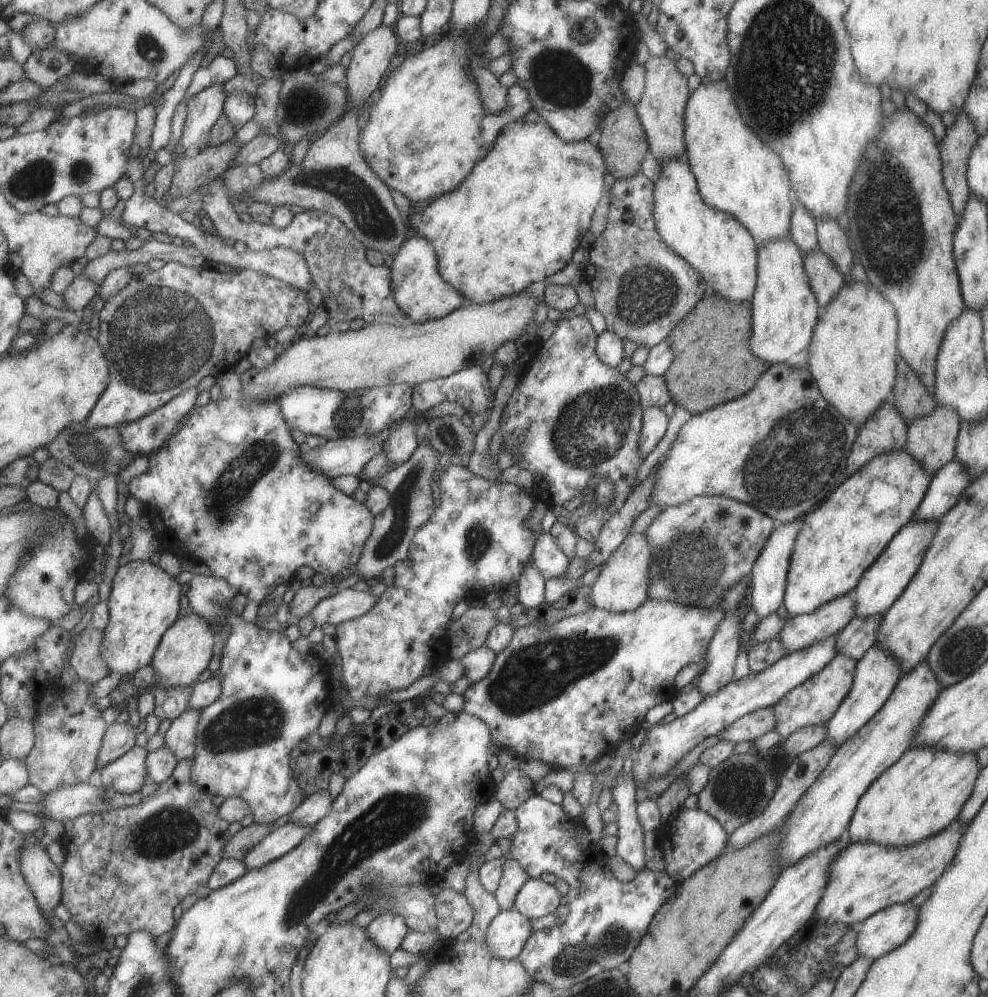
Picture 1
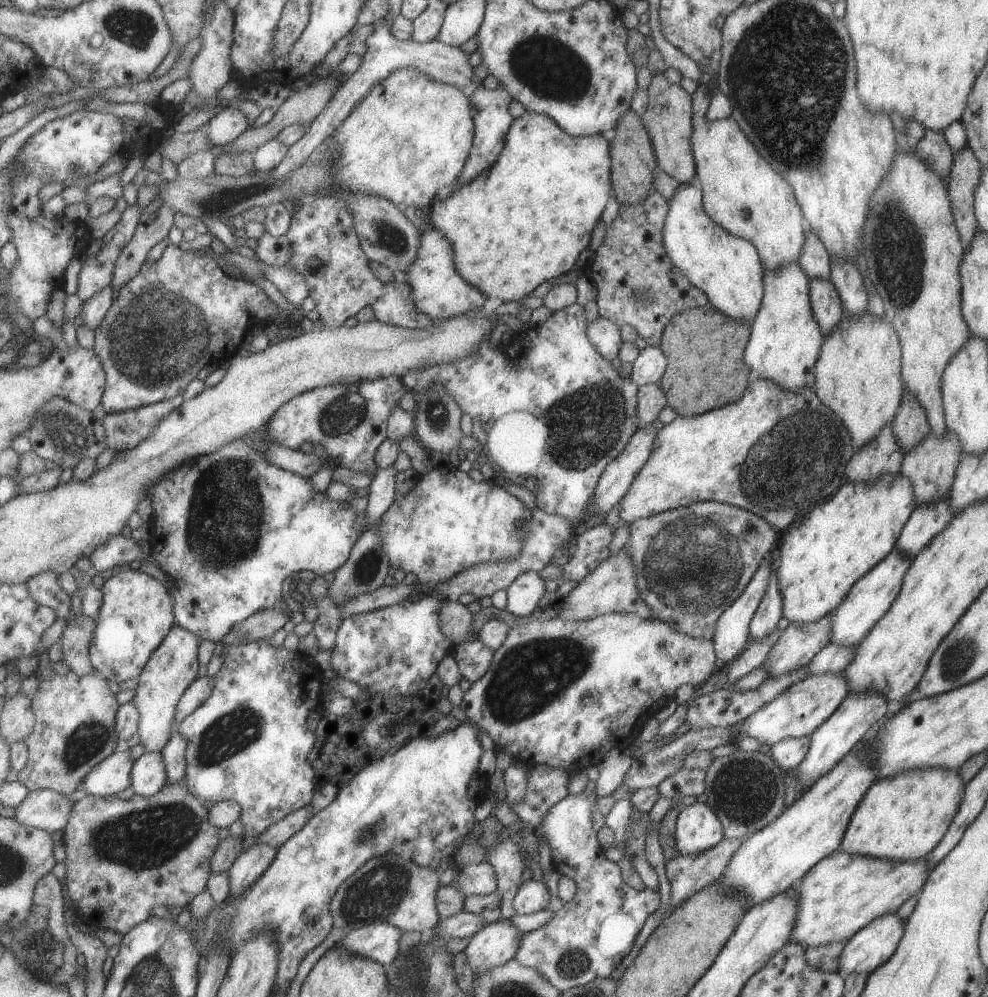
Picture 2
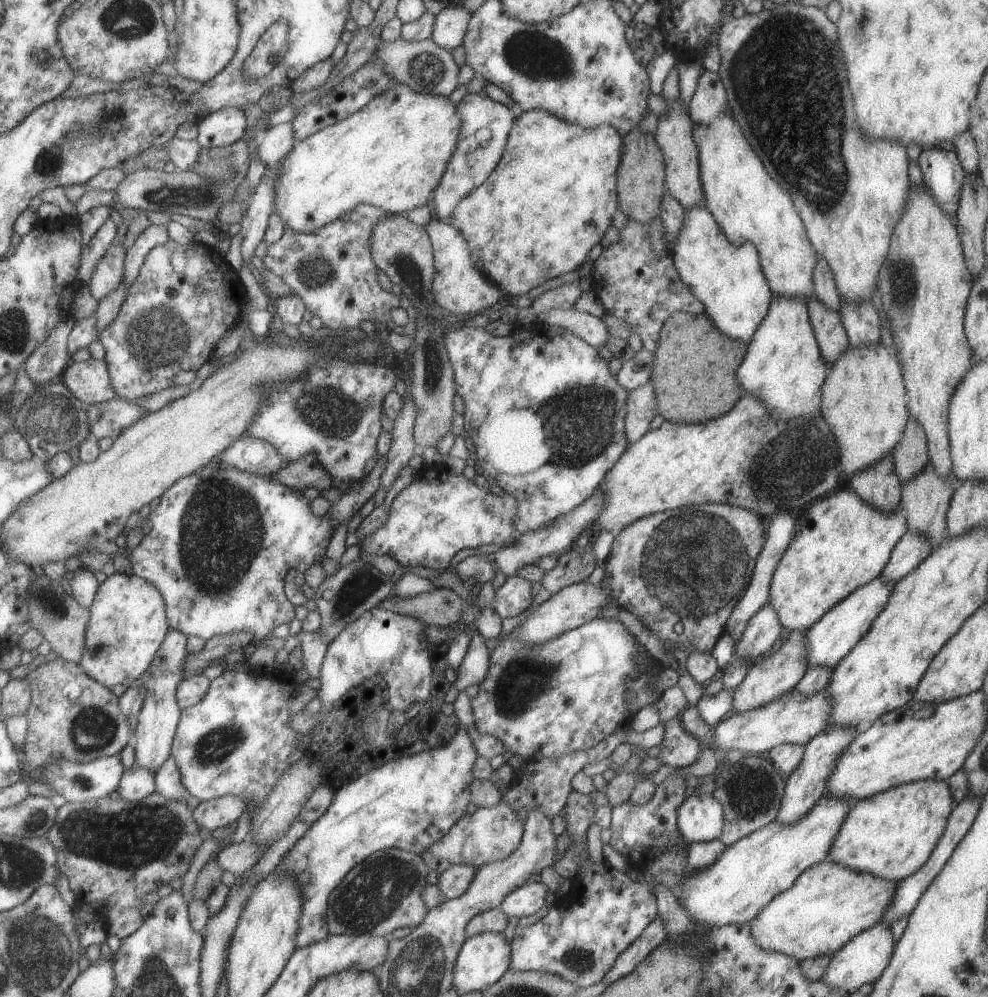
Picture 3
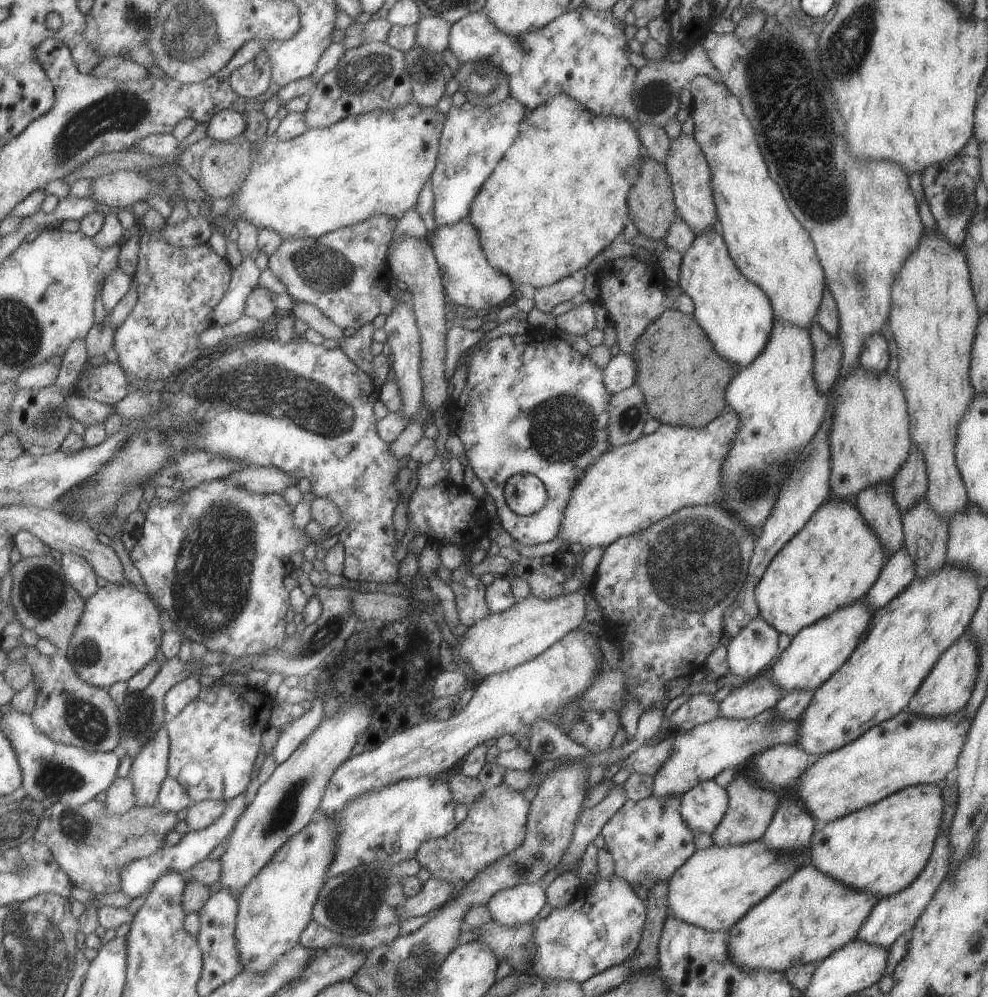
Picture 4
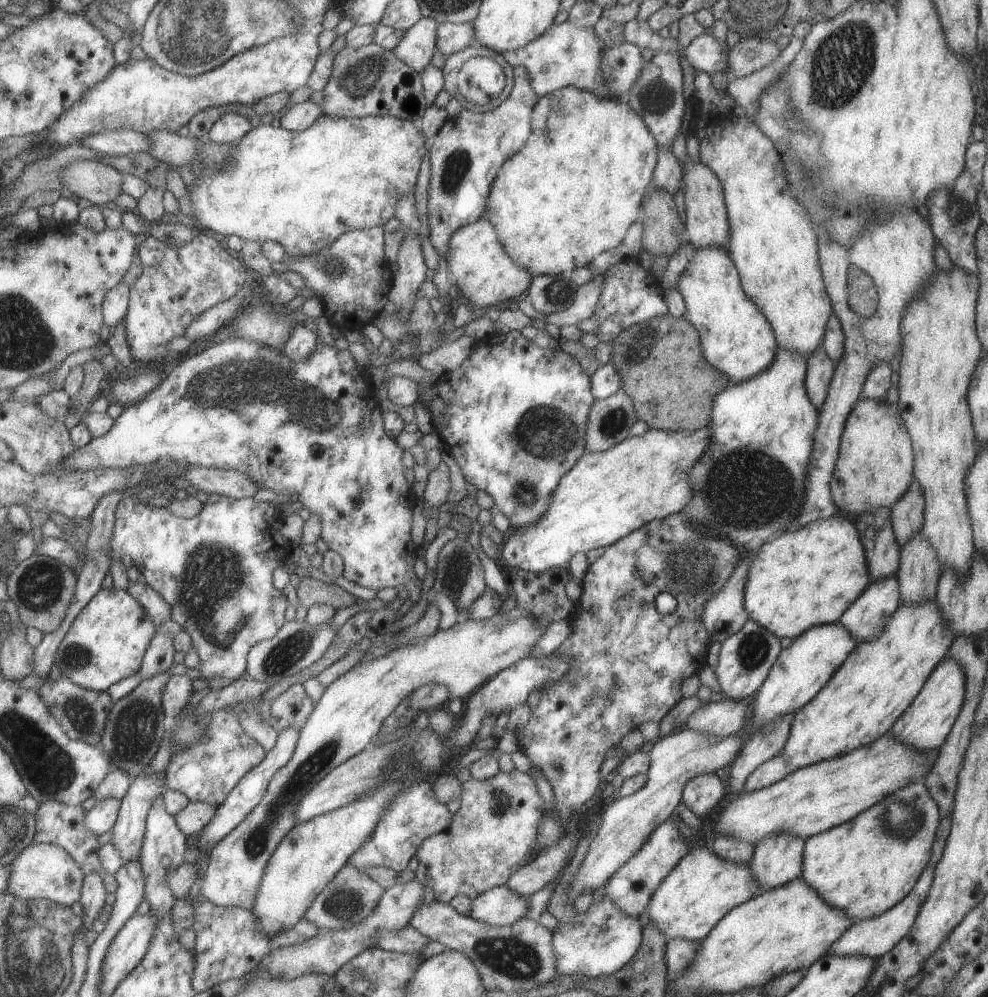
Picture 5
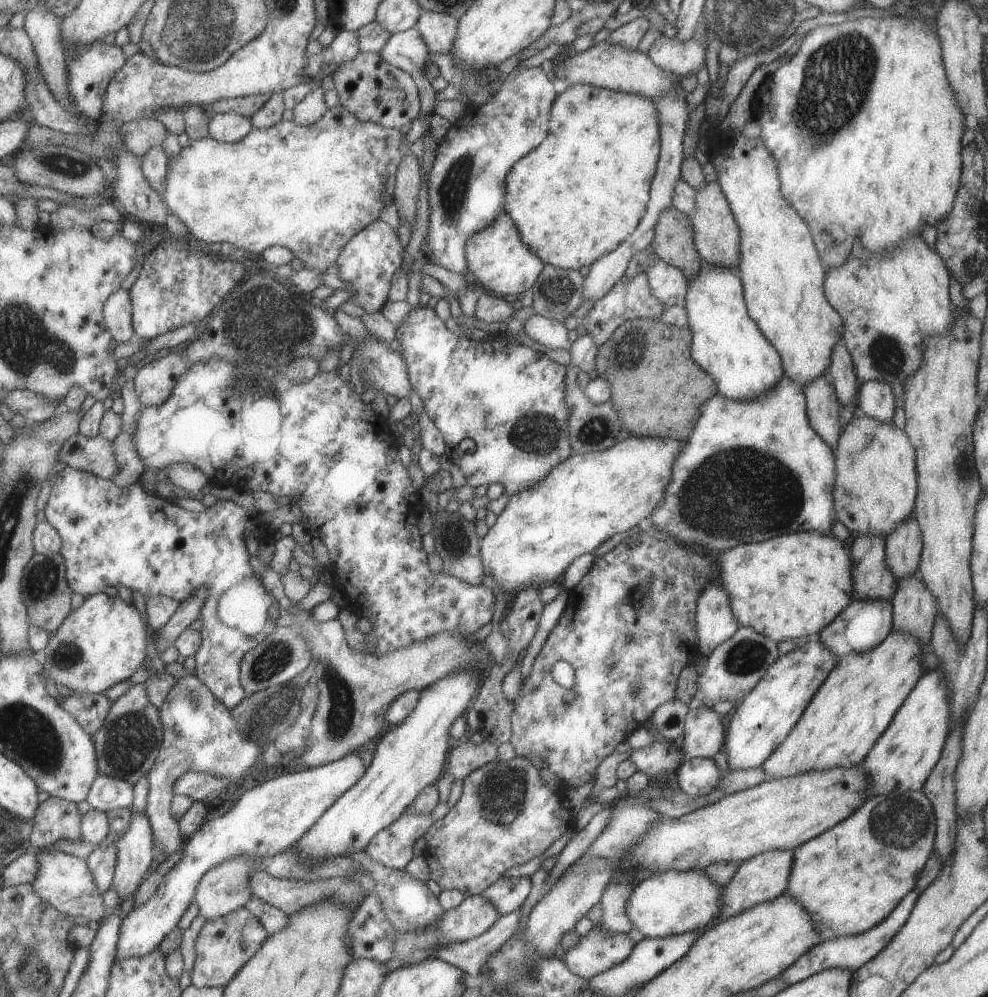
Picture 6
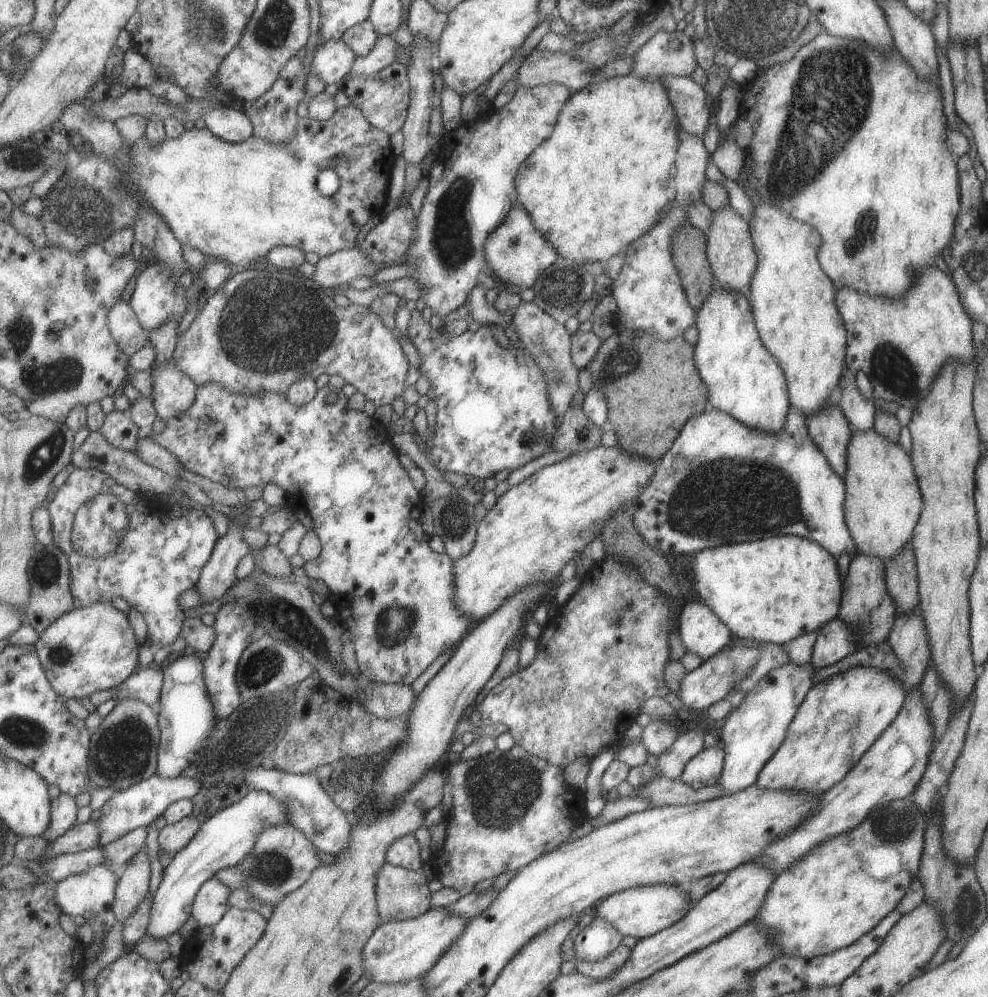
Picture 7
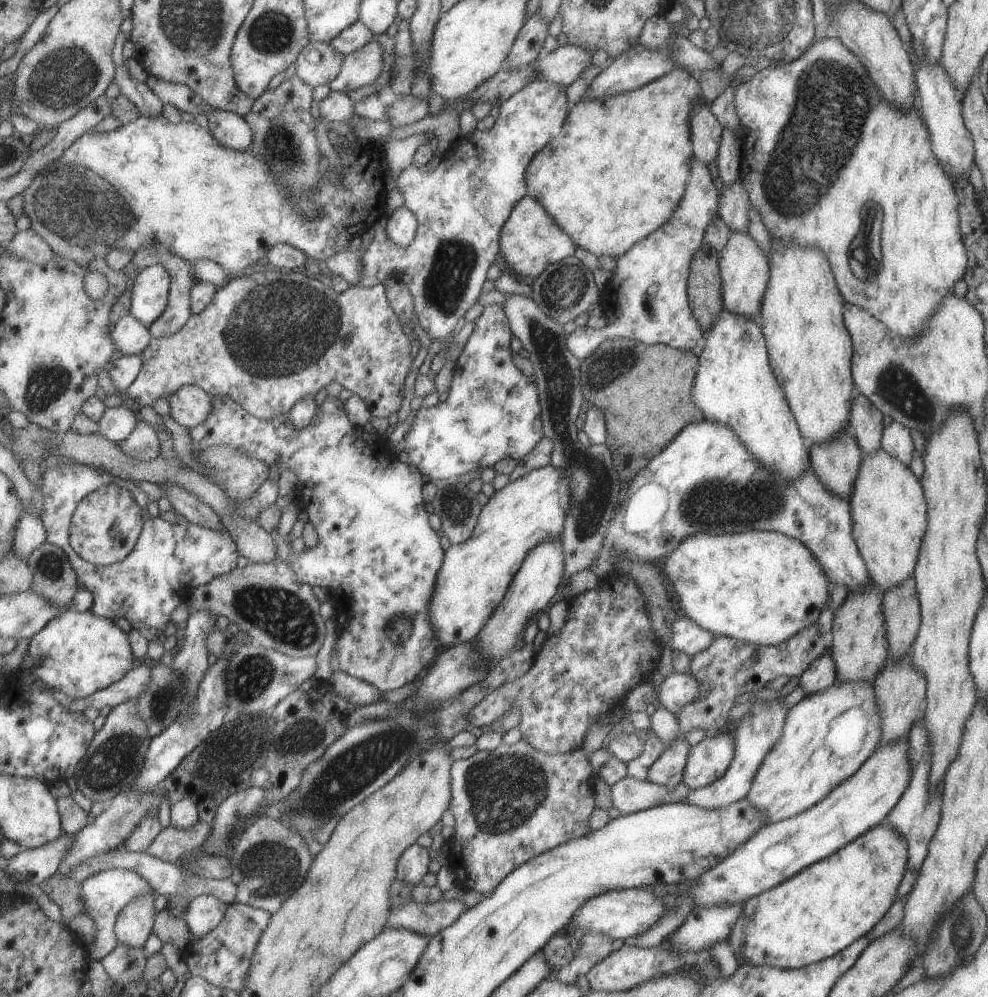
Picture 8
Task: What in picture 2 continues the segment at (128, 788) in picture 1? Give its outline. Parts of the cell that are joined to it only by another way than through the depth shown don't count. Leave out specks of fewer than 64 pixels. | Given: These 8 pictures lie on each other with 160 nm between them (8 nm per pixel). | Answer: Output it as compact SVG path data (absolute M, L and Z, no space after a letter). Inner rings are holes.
M131 747L115 751L97 768L91 771L82 787L89 794L98 797L116 795L132 786L132 774L136 760L132 757Z

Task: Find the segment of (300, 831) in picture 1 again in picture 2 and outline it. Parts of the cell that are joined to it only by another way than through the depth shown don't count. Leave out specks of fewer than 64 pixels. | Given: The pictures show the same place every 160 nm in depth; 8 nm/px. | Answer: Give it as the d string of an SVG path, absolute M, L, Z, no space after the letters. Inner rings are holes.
M254 842L243 851L230 870L231 897L245 892L271 864L278 847Z

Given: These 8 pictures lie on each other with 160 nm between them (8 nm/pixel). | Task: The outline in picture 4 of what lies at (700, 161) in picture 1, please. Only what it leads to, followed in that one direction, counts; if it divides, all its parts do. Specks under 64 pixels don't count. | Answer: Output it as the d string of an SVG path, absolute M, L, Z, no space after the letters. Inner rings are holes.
M706 75L694 76L690 80L687 89L692 96L691 106L689 108L689 112L691 112L690 116L694 124L692 137L697 141L697 144L699 145L701 152L704 154L706 163L708 164L710 170L710 187L713 197L712 201L714 202L715 207L717 228L721 238L724 240L729 256L736 264L737 270L741 272L741 274L747 278L747 280L753 281L767 295L775 319L780 320L782 323L787 323L788 325L797 325L798 327L805 327L807 329L811 324L811 321L815 319L816 312L821 300L821 295L823 289L826 286L824 270L819 264L819 259L817 258L814 244L811 242L807 231L801 226L801 224L799 224L799 221L793 216L793 214L789 212L789 208L787 208L787 203L785 200L783 200L783 196L781 196L779 187L773 182L773 180L771 180L771 177L768 173L768 168L765 166L765 160L763 160L761 151L757 146L755 133L753 132L749 121L747 118L745 118L737 98L735 98L733 94L727 90L727 87L721 81L711 79Z

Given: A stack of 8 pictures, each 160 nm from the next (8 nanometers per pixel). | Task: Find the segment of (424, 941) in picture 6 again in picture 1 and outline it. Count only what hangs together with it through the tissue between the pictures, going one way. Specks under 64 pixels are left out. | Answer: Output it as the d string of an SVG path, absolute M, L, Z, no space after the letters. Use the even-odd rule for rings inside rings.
M528 878L517 891L514 908L528 919L538 919L552 913L559 906L559 893L542 879Z

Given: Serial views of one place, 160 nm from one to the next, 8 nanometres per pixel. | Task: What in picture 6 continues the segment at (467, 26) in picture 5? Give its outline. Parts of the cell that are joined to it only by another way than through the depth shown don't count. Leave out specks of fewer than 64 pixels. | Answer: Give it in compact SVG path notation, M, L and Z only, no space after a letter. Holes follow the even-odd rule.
M422 10L413 27L423 37L429 52L445 54L453 46L457 23L452 16Z

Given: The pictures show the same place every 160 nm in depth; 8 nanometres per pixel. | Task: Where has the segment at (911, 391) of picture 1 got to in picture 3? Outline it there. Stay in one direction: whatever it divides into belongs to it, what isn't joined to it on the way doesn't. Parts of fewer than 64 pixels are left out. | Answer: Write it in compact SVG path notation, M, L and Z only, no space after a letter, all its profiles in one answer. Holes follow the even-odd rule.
M911 415L892 455L895 472L901 482L909 480L928 463L928 446L923 427Z

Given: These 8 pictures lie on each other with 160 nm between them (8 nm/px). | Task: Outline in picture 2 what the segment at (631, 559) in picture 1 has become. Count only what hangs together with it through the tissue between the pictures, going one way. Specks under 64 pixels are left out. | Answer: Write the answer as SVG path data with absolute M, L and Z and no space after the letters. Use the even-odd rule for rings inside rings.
M623 547L597 564L561 602L562 607L557 617L566 621L590 619L607 613L631 613L644 619L651 617L649 607L639 594L631 557Z

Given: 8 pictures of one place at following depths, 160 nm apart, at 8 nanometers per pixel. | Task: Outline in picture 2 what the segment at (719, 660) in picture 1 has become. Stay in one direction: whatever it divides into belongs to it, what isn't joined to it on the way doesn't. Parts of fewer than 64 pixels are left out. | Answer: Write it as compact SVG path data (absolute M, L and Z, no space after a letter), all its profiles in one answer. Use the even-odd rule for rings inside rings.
M767 557L757 567L757 570L749 578L744 589L739 593L739 596L718 616L714 631L712 634L712 647L717 658L721 658L723 662L728 664L732 661L743 649L746 648L750 641L750 632L748 629L749 621L759 604L761 595L766 587L766 580L771 570L770 559Z

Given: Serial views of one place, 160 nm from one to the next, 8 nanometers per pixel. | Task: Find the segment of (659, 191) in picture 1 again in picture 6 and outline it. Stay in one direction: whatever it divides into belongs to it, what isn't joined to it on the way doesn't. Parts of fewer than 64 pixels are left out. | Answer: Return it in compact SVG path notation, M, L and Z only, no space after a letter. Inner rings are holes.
M702 261L698 273L687 282L684 309L691 333L690 357L716 382L718 392L733 400L762 397L783 376L784 370L779 353L761 334L759 327L747 312L742 284L737 272L727 267Z

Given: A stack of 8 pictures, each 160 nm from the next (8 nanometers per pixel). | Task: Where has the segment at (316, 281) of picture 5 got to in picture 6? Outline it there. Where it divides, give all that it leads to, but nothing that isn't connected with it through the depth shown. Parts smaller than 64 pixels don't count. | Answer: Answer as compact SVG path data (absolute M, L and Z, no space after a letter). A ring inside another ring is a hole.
M373 221L354 234L339 251L332 268L334 274L343 280L343 289L352 294L348 300L363 308L367 314L379 313L388 300L389 280L393 272L400 268L402 251L405 250L399 245L397 233L383 221Z

